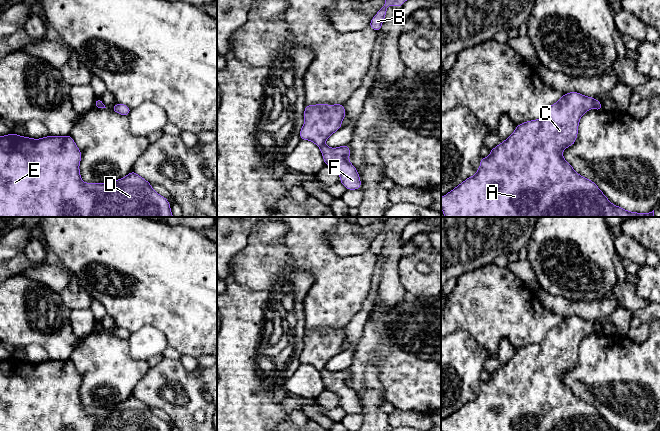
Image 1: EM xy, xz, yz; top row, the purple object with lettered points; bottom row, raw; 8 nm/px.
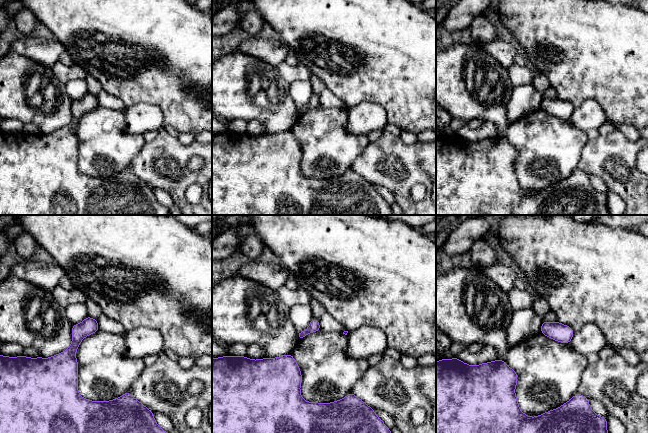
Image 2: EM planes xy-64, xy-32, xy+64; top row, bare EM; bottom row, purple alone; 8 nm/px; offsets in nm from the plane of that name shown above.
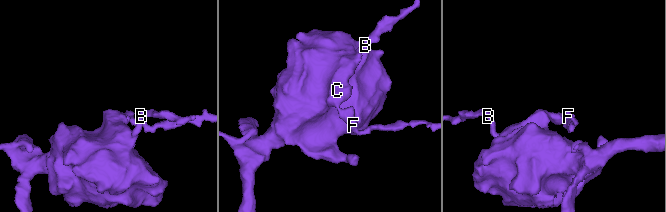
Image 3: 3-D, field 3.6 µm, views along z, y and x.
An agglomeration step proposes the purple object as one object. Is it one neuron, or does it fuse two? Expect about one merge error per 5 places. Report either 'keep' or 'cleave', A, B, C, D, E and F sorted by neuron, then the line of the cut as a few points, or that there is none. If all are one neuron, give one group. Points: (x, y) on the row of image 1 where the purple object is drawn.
cleave; groups A B C D E / F; cut yz (593, 99), (594, 107)

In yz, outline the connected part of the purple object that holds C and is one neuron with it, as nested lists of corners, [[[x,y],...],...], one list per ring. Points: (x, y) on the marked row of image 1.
[[[570,92],[563,94],[558,102],[552,104],[542,118],[517,125],[515,131],[505,141],[491,149],[488,157],[481,158],[480,167],[474,176],[468,177],[441,198],[441,209],[444,212],[444,217],[654,217],[654,210],[641,214],[629,212],[612,204],[594,182],[579,175],[562,156],[563,150],[572,146],[576,141],[581,116],[592,108],[594,108],[594,98],[578,92]]]

